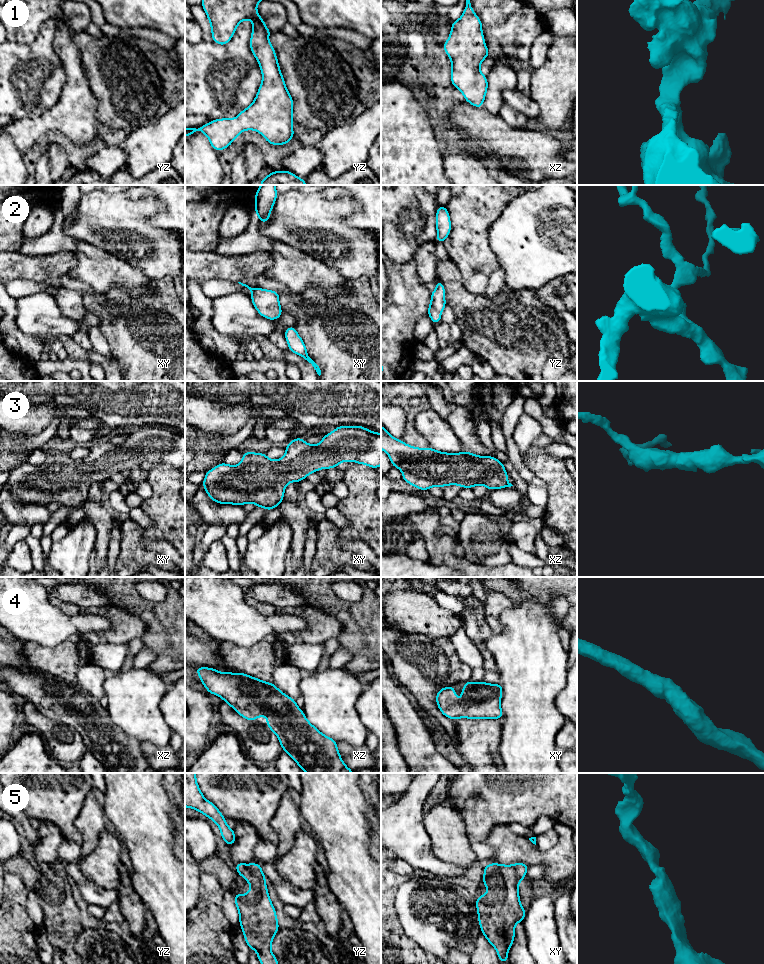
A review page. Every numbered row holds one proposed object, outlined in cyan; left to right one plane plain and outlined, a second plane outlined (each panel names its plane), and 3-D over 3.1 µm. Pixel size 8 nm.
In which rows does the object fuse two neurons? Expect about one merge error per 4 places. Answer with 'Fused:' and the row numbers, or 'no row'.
Fused: no row

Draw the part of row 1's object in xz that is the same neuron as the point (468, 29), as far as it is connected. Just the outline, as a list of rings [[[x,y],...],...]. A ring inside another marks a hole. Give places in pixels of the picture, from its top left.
[[[466,0],[466,6],[460,19],[453,21],[449,38],[442,45],[444,51],[451,60],[451,82],[452,85],[461,91],[465,101],[476,108],[483,107],[486,92],[488,90],[487,76],[480,72],[482,61],[491,53],[485,45],[482,32],[482,21],[474,13],[470,0]]]

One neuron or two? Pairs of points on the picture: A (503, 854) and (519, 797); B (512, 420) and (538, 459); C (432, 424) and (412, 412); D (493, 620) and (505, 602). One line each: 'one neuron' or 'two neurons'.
A: two neurons
B: two neurons
C: two neurons
D: one neuron

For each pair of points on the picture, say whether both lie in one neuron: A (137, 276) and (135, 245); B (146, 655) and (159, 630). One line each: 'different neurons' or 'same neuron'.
A: different neurons
B: different neurons

